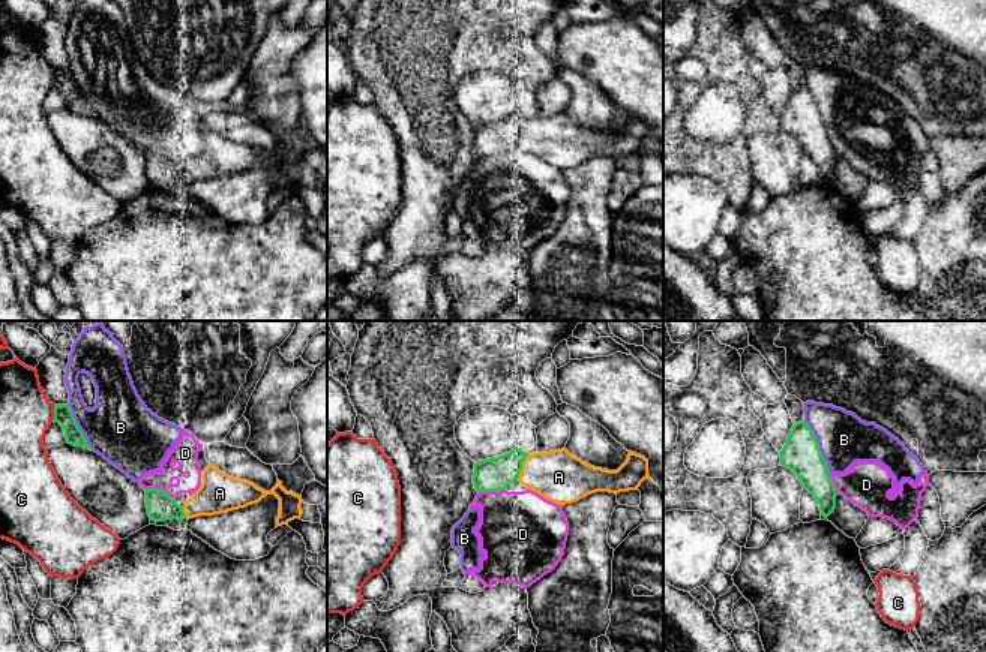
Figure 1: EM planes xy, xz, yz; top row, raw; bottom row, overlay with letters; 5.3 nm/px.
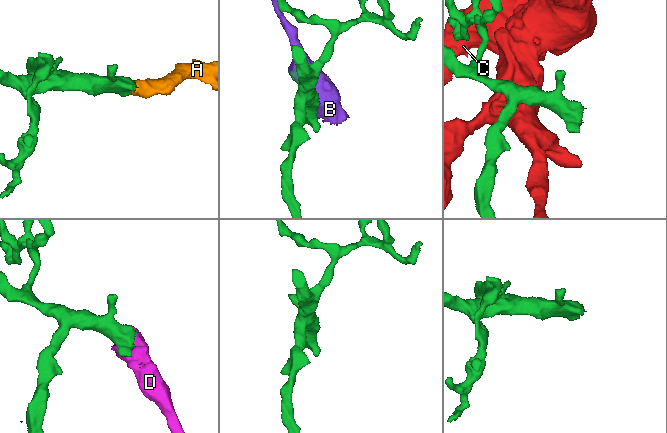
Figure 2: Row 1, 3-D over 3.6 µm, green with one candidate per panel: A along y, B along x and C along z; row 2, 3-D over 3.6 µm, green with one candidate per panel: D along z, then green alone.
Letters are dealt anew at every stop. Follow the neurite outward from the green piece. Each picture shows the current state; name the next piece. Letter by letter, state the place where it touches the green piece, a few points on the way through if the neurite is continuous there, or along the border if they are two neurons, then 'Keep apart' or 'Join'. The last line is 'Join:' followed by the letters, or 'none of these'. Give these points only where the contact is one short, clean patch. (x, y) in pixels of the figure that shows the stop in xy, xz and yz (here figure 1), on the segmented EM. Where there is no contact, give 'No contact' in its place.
A: Touches green at xz (521, 468). Join
B: Touches green at yz (818, 447). Keep apart
C: Touches green at xy (54, 414). Boundary: xy (54, 405), (54, 418), (51, 421). Keep apart
D: Touches green at xy (158, 489). Keep apart
Join: A

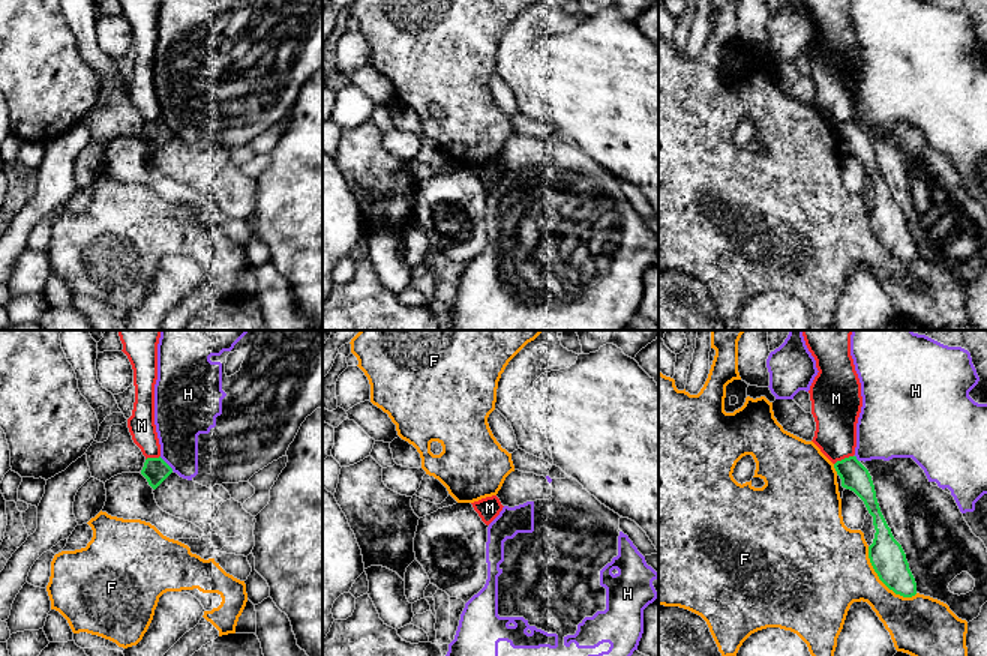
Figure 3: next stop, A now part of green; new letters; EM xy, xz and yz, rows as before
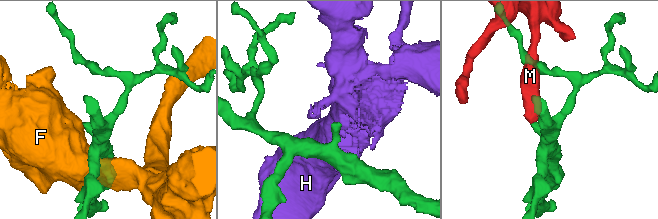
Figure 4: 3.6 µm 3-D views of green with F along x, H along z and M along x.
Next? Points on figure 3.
F: Touches green at yz (882, 581). Keep apart
H: Touches green at xy (167, 464). Keep apart
M: Touches green at yz (843, 460). Boundary: yz (852, 455), (834, 464). Keep apart
Join: none of these

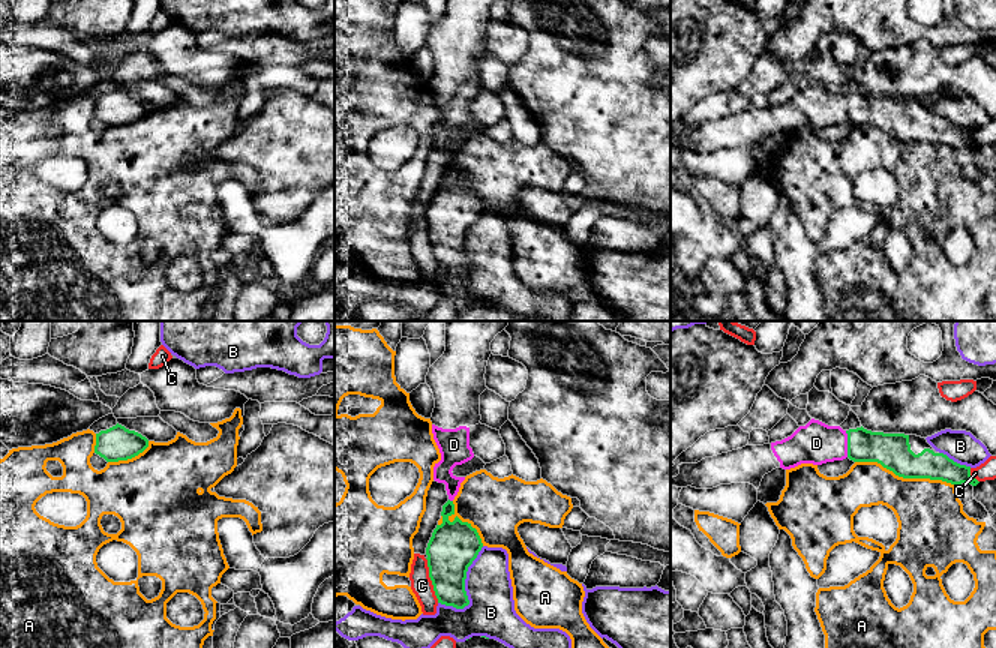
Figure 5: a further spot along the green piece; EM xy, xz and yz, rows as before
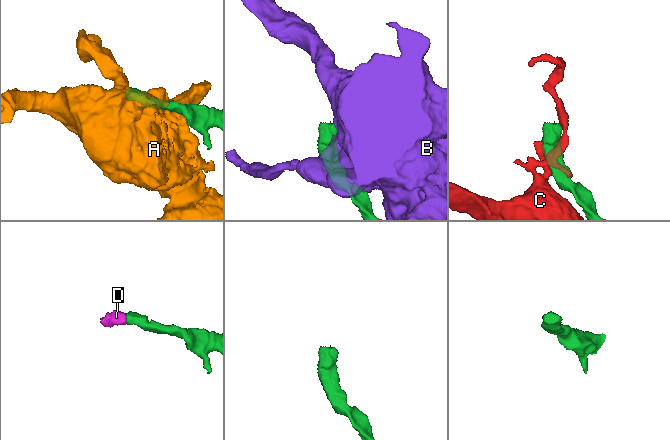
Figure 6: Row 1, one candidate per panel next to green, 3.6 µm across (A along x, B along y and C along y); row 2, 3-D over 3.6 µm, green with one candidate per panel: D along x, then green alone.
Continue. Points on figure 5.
A: Touches green at yz (905, 477). Keep apart
B: Touches green at xz (464, 590). Keep apart
C: Touches green at xz (431, 579). Keep apart
D: Touches green at yz (848, 444). Path across: yz (893, 452), (882, 447), (848, 444), (816, 443). Join
Join: D

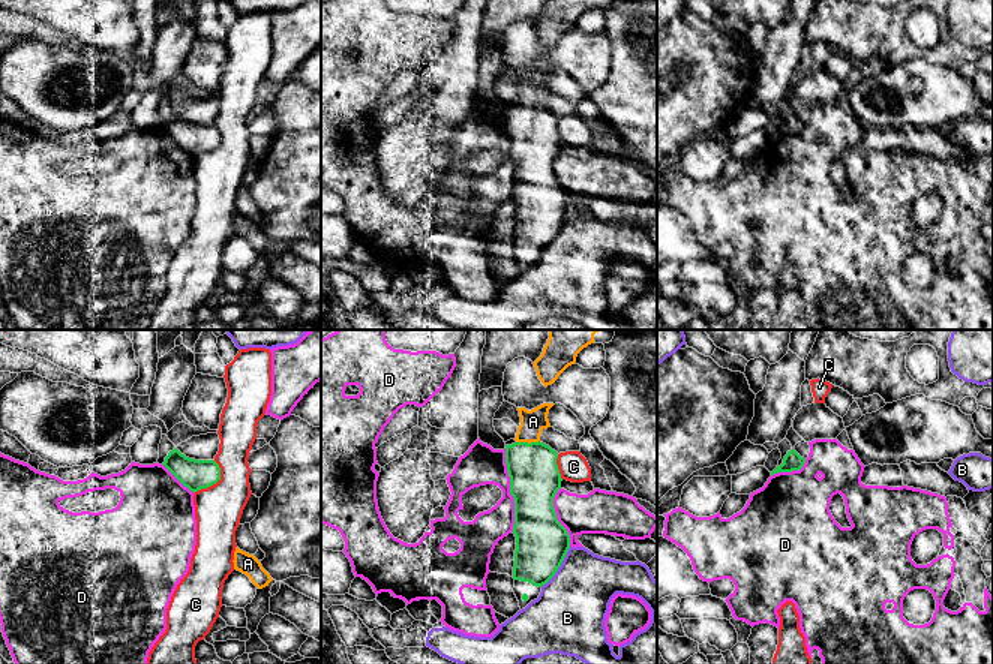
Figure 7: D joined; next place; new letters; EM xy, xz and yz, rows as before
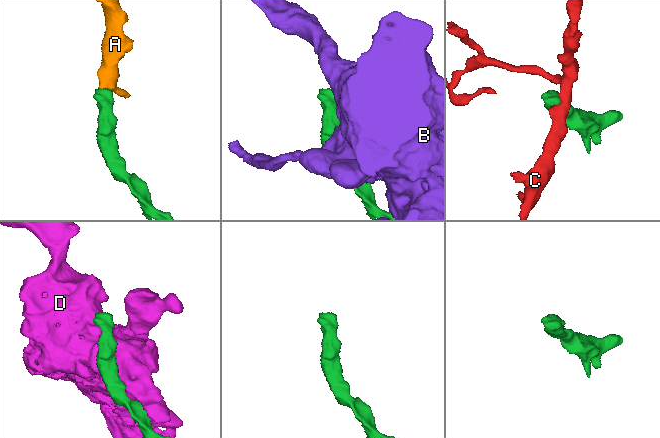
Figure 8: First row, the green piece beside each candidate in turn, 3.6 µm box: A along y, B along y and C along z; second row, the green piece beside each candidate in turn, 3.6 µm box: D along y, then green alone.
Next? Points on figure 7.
A: Touches green at xz (527, 442). Path across: xz (534, 477), (527, 459), (527, 442), (533, 421). Join
B: Touches green at xz (558, 567). Keep apart
C: Touches green at xy (215, 483). Boundary: xy (215, 460), (219, 468), (219, 478), (194, 493). Keep apart
D: Touches green at xz (510, 490). Keep apart
Join: A

